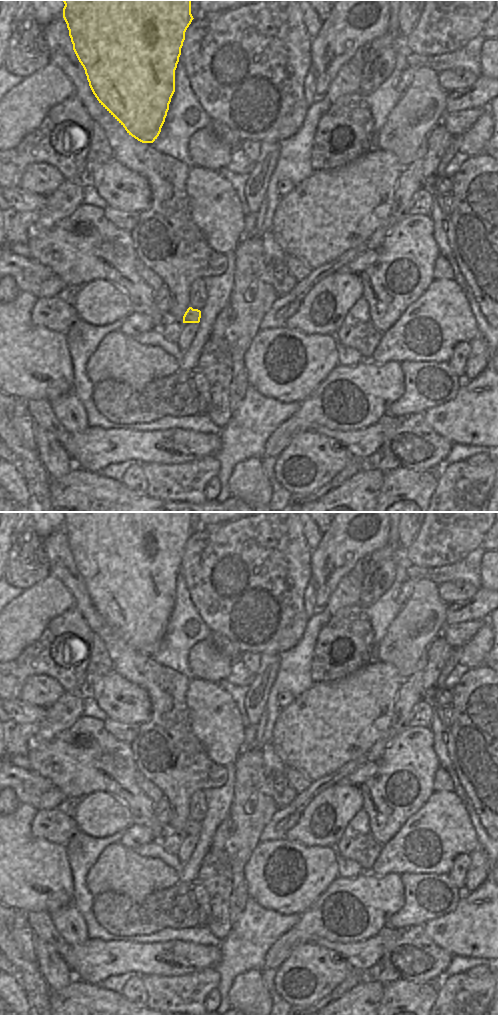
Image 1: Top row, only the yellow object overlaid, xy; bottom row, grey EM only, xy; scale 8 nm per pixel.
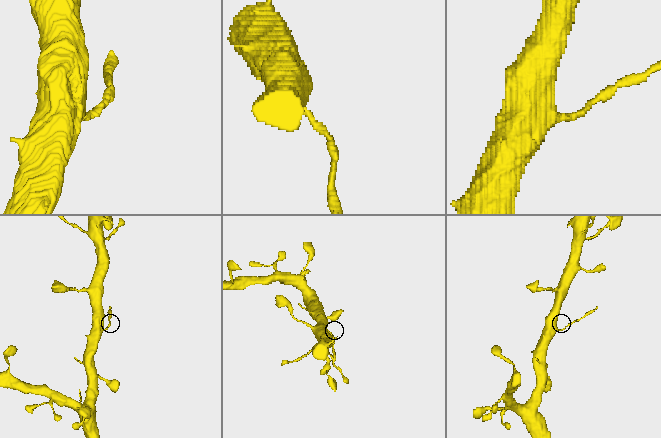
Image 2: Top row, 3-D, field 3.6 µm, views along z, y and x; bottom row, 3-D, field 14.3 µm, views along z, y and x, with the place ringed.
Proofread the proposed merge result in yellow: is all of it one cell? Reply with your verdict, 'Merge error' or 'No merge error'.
Merge error.

